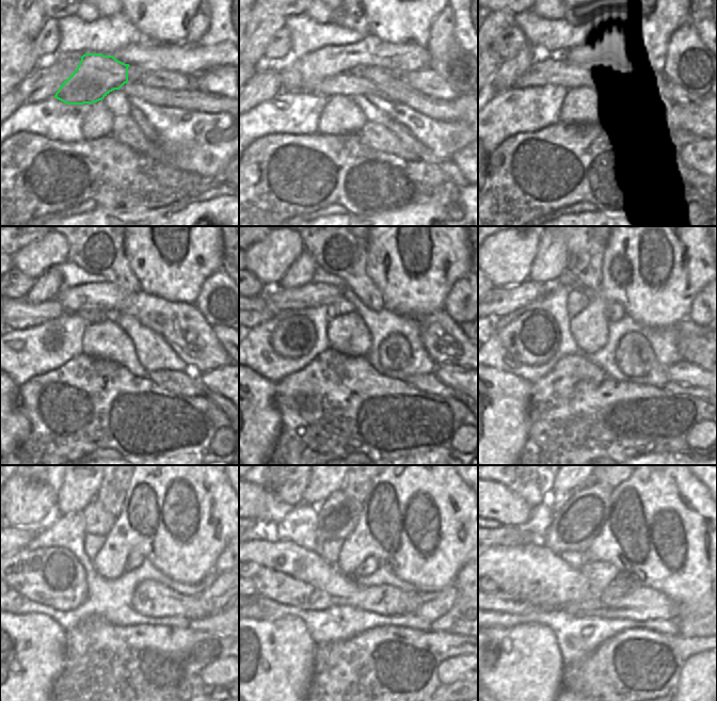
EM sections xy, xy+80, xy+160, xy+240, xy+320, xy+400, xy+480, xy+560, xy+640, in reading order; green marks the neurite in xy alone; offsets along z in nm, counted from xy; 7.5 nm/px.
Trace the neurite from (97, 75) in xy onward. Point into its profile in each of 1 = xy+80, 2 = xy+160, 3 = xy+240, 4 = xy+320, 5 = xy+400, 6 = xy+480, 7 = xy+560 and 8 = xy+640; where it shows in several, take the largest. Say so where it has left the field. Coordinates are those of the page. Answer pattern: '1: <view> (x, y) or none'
1: xy+80 (393, 84)
2: xy+160 (695, 114)
3: none
4: none
5: none
6: none
7: none
8: none

